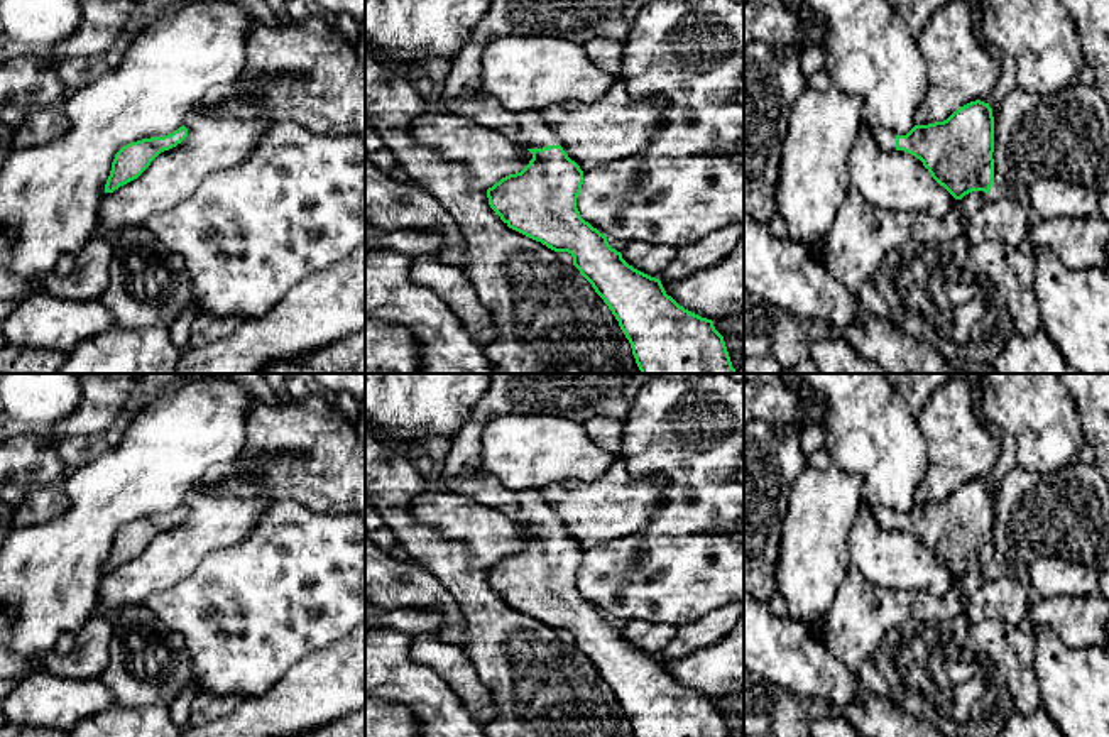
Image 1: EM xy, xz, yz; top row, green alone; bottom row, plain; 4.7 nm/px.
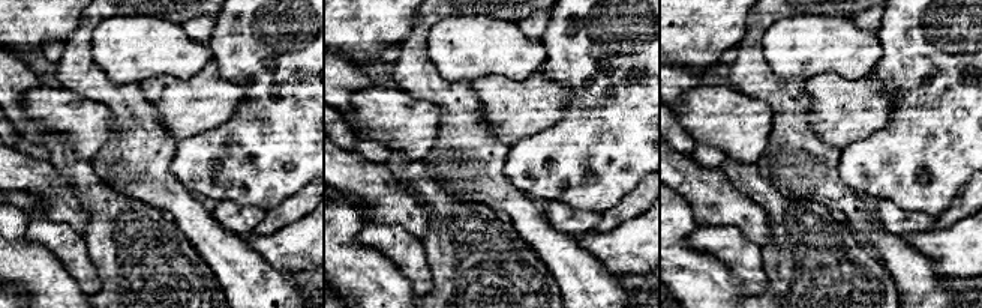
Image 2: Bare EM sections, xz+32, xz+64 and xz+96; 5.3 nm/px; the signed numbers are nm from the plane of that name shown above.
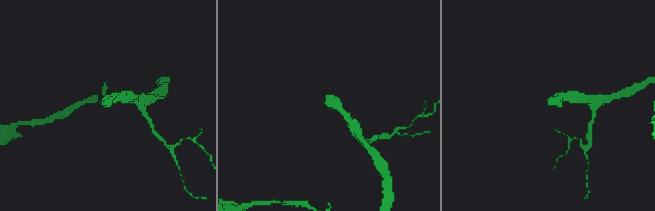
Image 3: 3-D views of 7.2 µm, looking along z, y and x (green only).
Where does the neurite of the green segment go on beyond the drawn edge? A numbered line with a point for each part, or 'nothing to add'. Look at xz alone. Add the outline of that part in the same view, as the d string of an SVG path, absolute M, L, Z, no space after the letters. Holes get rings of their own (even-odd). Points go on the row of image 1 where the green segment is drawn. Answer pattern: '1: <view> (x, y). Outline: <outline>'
1: xz (580, 21). Outline: M492 0L462 49L450 61L443 100L451 113L504 134L511 142L543 149L556 145L553 130L529 112L507 112L478 93L483 47L504 34L536 34L585 44L609 37L624 44L639 8L653 0Z

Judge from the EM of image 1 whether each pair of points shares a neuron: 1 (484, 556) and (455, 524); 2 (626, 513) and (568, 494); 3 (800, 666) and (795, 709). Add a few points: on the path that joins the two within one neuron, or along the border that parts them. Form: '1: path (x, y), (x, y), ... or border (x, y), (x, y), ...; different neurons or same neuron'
1: path (480, 548), (464, 531); same neuron
2: path (612, 509), (582, 507); same neuron
3: border (761, 676), (792, 692), (820, 697), (835, 705); different neurons

